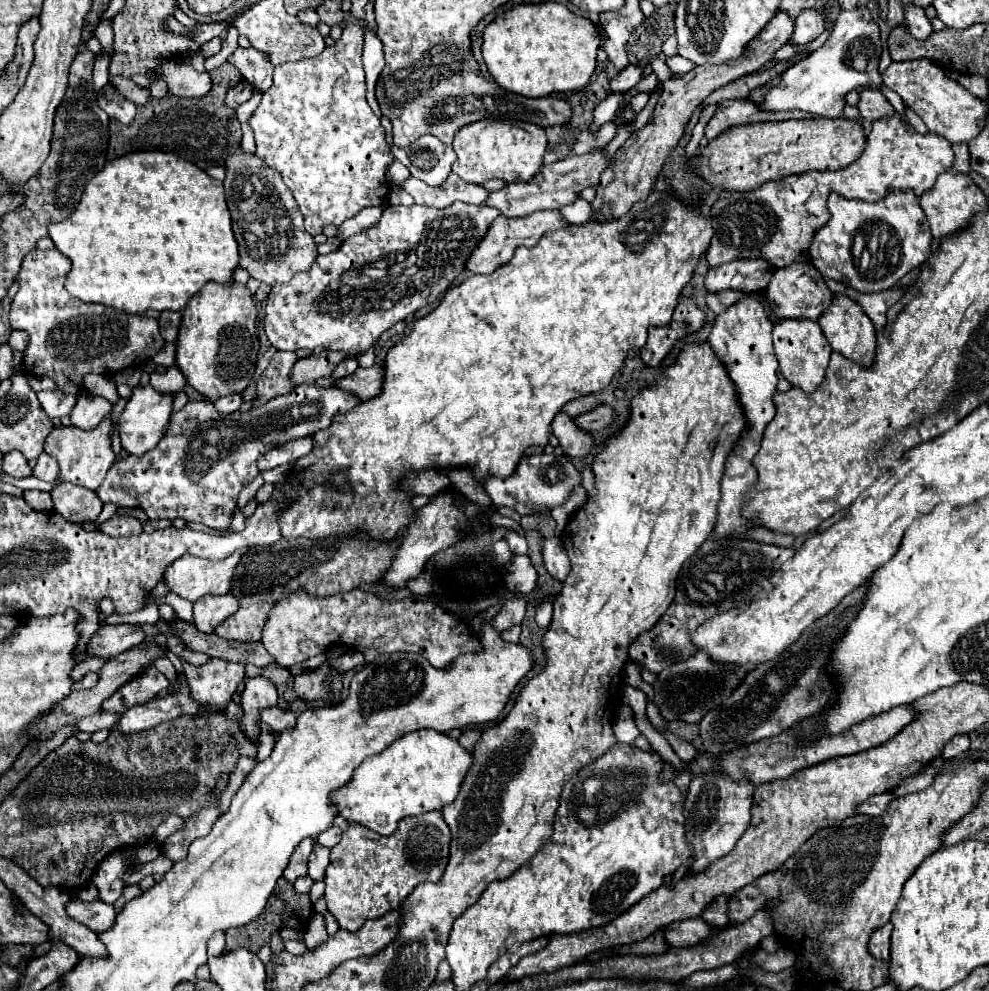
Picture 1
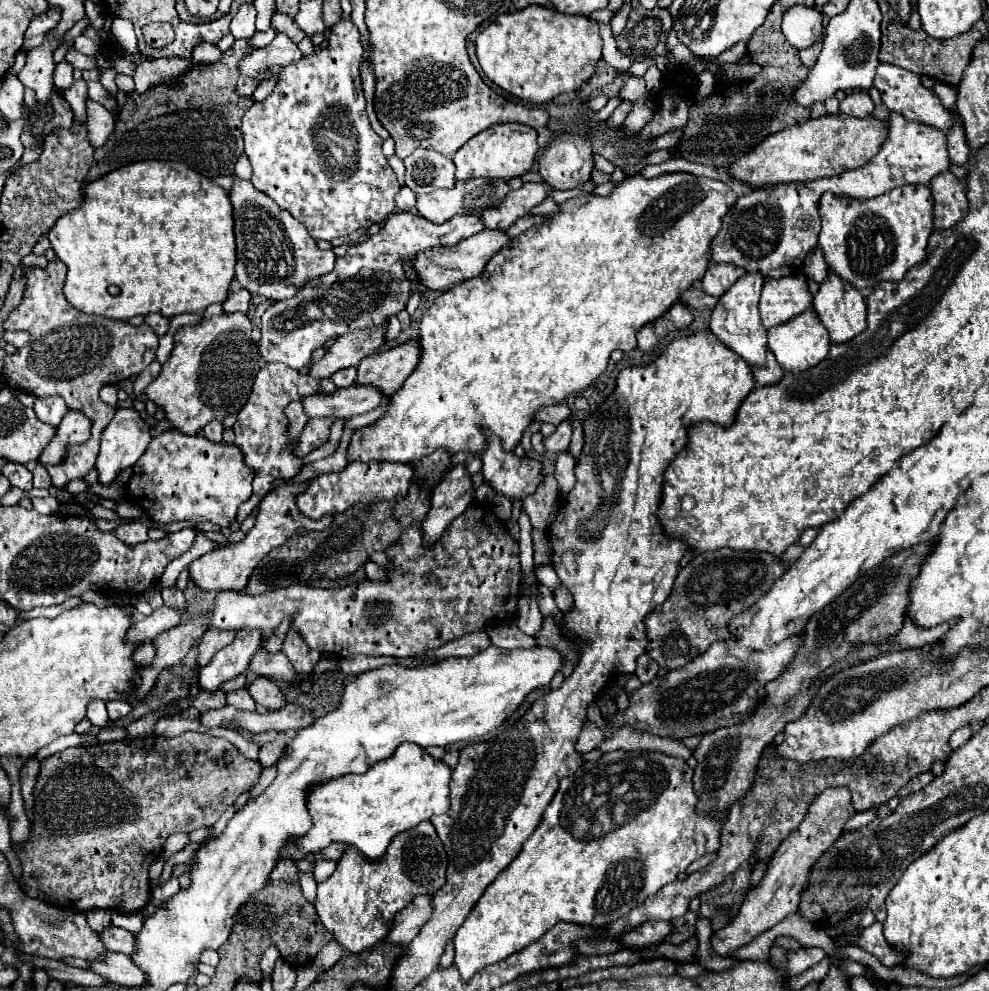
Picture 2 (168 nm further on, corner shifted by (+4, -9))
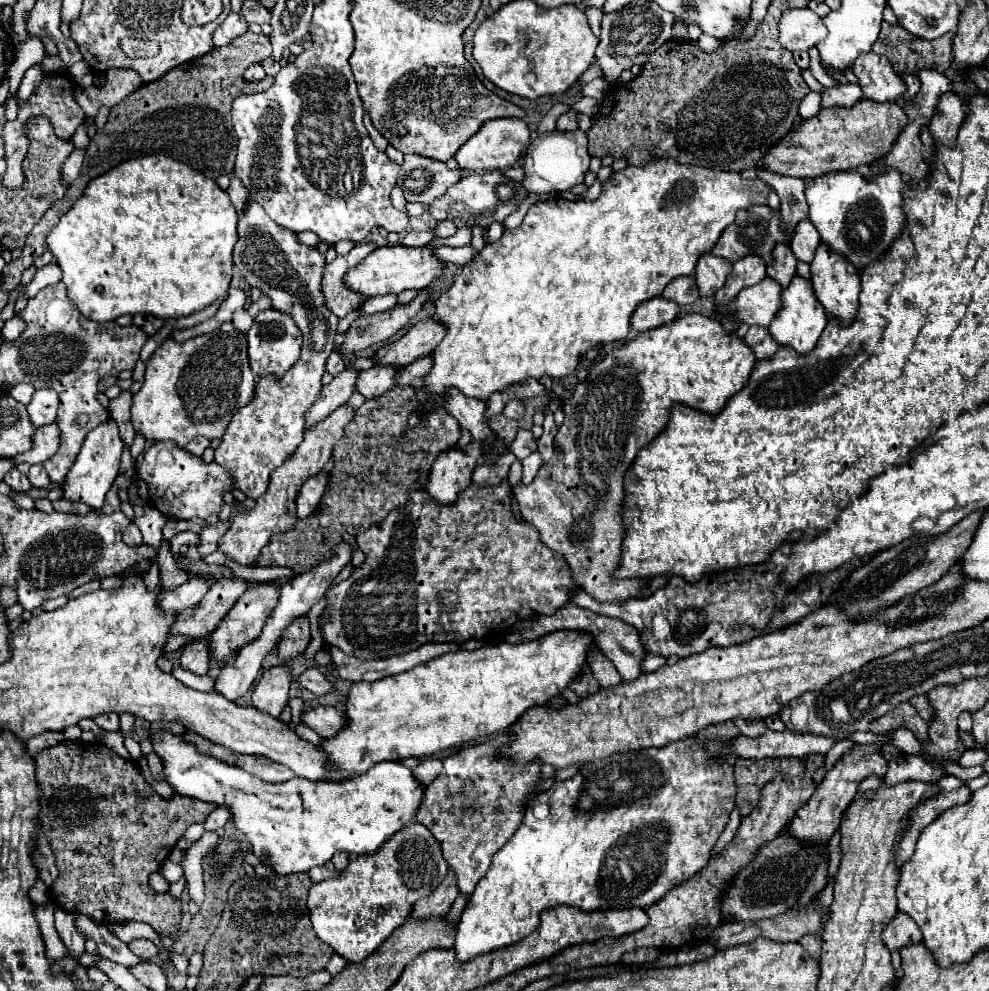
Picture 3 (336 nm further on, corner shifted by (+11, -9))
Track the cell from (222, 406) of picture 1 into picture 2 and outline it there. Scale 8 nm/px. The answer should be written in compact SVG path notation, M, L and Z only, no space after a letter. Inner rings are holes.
M213 419L211 423L207 423L205 427L203 427L203 433L201 433L207 441L221 441L221 435L223 435L223 423L221 421L217 421L217 419Z

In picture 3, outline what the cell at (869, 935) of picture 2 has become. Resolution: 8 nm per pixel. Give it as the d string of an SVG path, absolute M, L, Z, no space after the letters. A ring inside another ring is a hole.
M896 915L884 925L882 939L890 949L904 949L908 945L920 943L920 929L916 923L912 923L912 919L908 919L908 915Z

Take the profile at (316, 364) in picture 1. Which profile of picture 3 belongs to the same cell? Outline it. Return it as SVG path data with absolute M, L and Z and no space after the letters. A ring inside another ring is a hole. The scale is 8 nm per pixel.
M422 289L422 291L418 291L418 297L408 305L396 305L394 309L390 309L386 313L358 315L352 321L350 329L346 331L346 339L338 347L338 353L340 355L360 353L368 347L374 347L374 345L380 345L380 343L392 339L420 311L422 303L428 297L430 297L430 289Z

